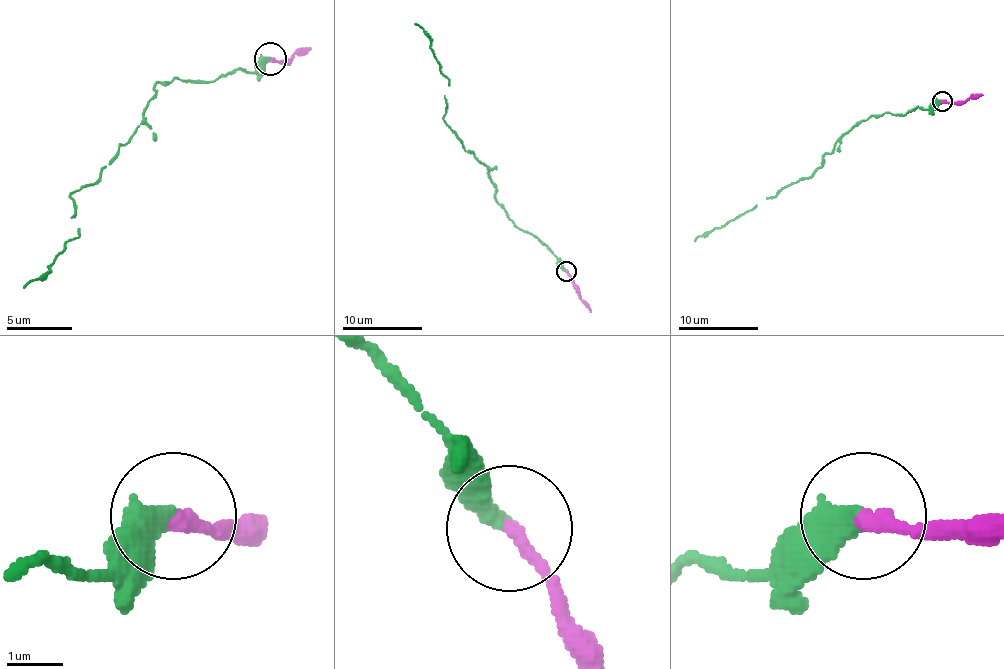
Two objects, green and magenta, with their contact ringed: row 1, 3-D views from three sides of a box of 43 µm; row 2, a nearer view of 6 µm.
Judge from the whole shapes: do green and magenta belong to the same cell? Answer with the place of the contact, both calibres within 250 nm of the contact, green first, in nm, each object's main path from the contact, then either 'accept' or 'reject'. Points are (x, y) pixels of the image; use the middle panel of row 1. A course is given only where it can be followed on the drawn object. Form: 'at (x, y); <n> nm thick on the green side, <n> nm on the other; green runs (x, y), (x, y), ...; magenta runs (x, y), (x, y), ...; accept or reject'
at (566, 271); 440 nm thick on the green side, 280 nm on the other; green runs (566, 270), (520, 230), (495, 196), (489, 168), (443, 119), (449, 79), (429, 35), (415, 23); magenta runs (566, 270), (590, 312); reject

